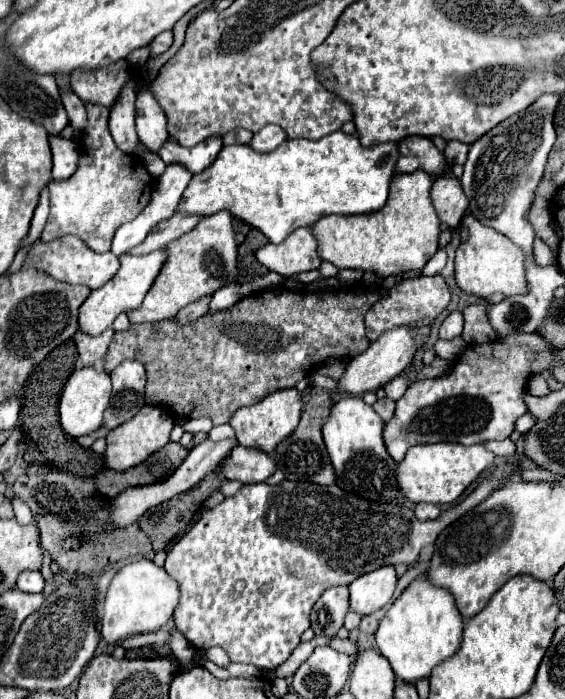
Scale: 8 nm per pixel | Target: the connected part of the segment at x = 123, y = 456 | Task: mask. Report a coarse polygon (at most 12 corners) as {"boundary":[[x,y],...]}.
{"boundary":[[140,412],[106,436],[106,466],[128,470],[170,442],[172,416]]}

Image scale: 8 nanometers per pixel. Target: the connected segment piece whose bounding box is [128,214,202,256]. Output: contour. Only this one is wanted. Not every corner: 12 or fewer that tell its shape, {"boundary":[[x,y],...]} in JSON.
{"boundary":[[170,216],[128,254],[142,256],[190,232],[202,216]]}

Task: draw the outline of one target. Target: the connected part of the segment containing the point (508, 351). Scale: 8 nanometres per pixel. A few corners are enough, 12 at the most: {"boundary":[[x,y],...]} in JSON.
{"boundary":[[472,344],[416,380],[384,426],[410,446],[504,440],[528,410],[532,352]]}

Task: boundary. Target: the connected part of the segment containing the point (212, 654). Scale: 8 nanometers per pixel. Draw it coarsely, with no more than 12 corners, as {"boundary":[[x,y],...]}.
{"boundary":[[218,646],[206,650],[206,660],[226,666],[228,654]]}

